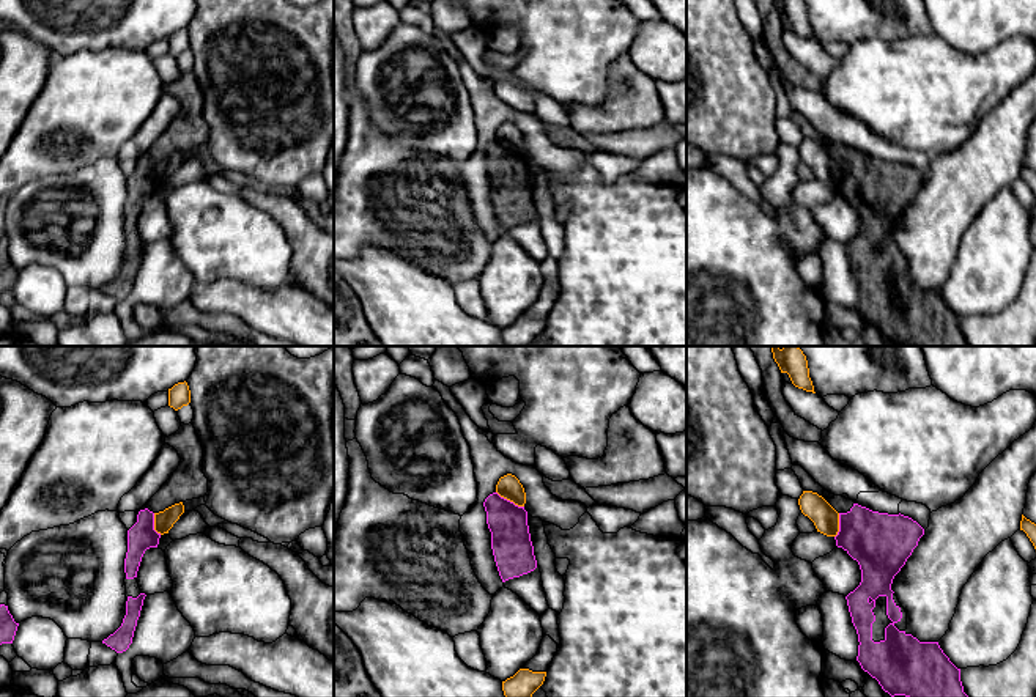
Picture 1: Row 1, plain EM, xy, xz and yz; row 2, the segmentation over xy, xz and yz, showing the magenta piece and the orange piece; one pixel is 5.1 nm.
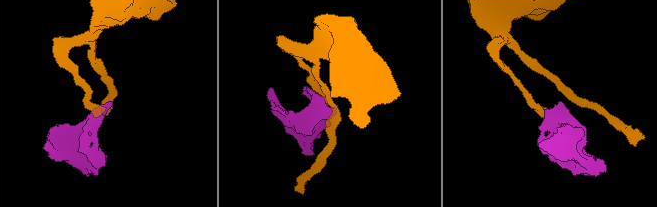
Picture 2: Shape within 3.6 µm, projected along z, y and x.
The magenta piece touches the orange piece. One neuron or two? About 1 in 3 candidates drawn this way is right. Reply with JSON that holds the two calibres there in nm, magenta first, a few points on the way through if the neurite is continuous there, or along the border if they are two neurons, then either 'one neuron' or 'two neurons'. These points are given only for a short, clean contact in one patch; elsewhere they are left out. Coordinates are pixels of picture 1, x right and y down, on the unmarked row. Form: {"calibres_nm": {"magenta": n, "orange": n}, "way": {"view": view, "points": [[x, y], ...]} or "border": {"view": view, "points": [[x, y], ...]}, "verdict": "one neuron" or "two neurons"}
{"calibres_nm": {"magenta": 200, "orange": 120}, "border": {"view": "xz", "points": [[496, 139], [523, 154]]}, "verdict": "two neurons"}

